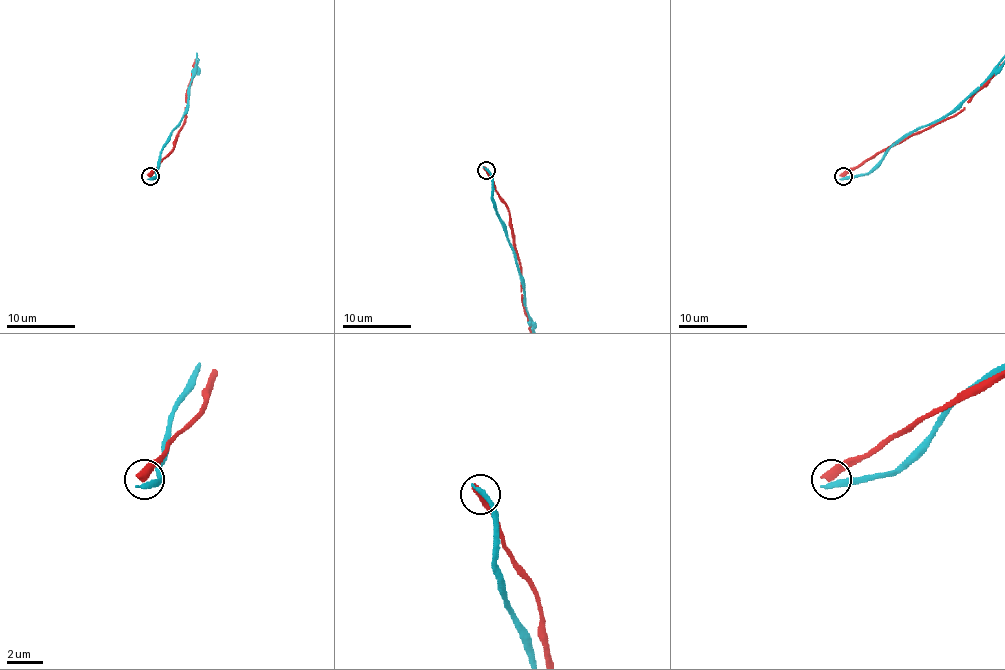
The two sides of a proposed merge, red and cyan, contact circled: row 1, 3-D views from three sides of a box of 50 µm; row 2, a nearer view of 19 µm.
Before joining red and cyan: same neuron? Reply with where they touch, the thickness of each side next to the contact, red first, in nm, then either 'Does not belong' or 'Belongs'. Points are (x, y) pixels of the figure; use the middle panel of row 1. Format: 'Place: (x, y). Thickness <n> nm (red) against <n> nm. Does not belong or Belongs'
Place: (486, 170). Thickness 500 nm (red) against 340 nm. Does not belong

